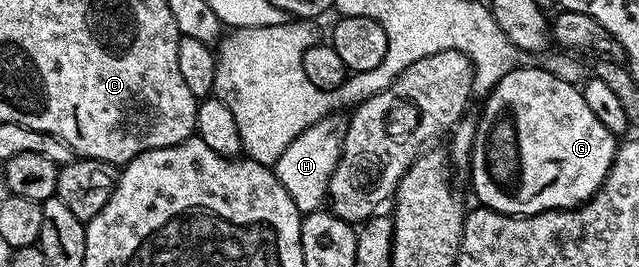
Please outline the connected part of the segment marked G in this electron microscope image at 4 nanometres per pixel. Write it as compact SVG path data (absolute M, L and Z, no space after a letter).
M515 69L510 71L502 78L496 86L492 88L491 93L483 98L484 110L478 113L476 122L476 134L474 135L474 147L472 148L472 163L470 174L472 173L472 189L476 192L476 197L481 206L486 209L492 209L496 213L505 213L511 217L529 217L535 213L545 213L551 209L575 209L578 205L583 205L600 188L606 179L606 175L612 166L612 160L616 157L618 148L617 134L611 133L590 111L590 106L586 104L583 92L577 86L570 83L562 83L562 79L554 79L550 71L541 69Z

